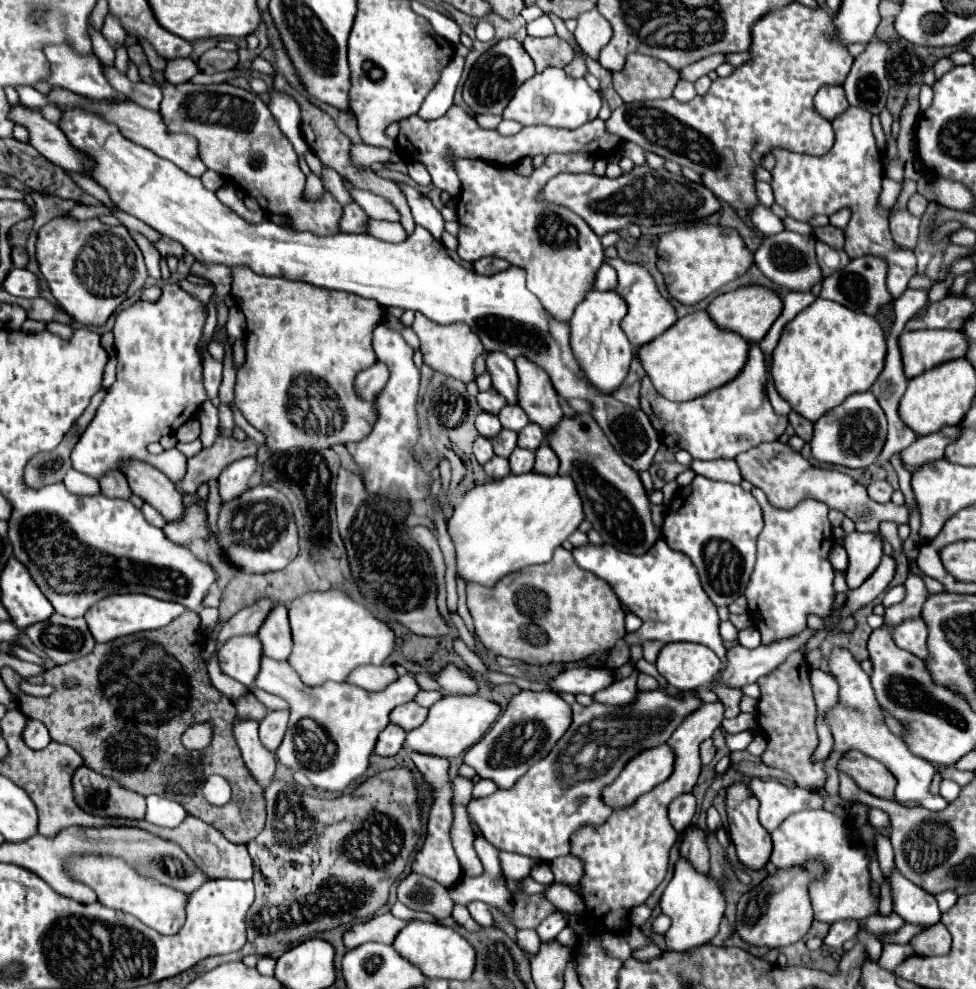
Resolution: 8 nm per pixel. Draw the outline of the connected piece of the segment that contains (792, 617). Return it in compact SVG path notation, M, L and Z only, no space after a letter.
M752 489L752 495L762 507L764 513L764 529L758 535L758 557L756 567L752 571L750 583L746 587L746 599L748 599L748 615L756 629L762 633L762 643L774 643L776 639L790 639L796 637L806 627L808 615L818 615L820 619L828 617L832 613L834 603L834 571L828 563L828 553L834 545L832 539L832 525L828 521L828 507L820 501L806 499L804 503L798 503L794 509L776 509L768 503L766 495L760 489Z

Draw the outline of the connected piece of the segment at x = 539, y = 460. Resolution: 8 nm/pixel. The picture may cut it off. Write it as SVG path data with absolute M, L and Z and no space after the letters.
M546 441L536 449L536 465L534 465L534 471L536 473L542 473L542 475L556 475L558 473L558 457L548 447Z

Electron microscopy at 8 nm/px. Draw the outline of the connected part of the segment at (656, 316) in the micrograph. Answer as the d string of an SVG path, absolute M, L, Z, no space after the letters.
M605 258L604 261L618 271L618 287L616 287L616 291L628 303L628 313L622 319L620 327L626 333L626 337L632 343L634 349L638 349L638 347L650 343L652 339L660 337L668 327L672 327L676 323L676 311L674 311L674 307L668 303L668 299L664 299L658 293L652 275L644 267L632 265L632 263L624 263L622 259Z

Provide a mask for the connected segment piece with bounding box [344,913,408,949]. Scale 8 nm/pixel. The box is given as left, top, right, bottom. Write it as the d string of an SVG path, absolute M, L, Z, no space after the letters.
M392 913L378 915L366 923L354 925L350 931L344 933L344 945L348 949L360 947L368 941L378 941L378 943L392 943L396 935L408 925L408 921L396 919Z

